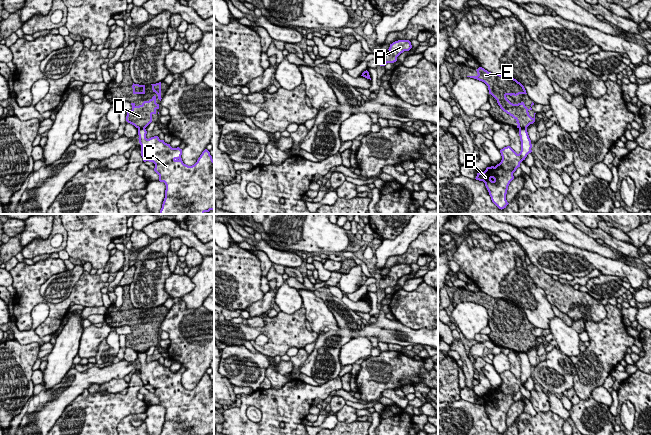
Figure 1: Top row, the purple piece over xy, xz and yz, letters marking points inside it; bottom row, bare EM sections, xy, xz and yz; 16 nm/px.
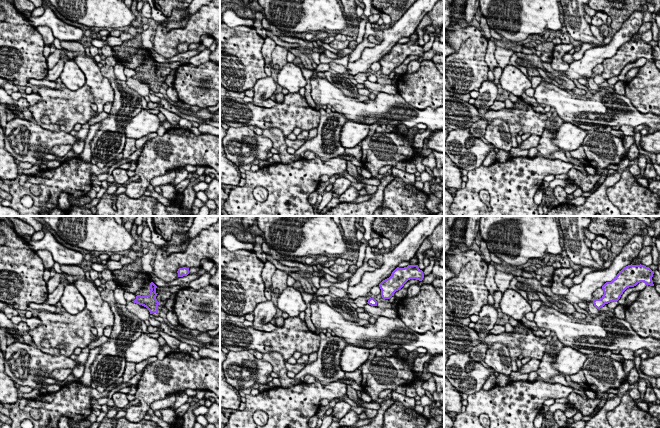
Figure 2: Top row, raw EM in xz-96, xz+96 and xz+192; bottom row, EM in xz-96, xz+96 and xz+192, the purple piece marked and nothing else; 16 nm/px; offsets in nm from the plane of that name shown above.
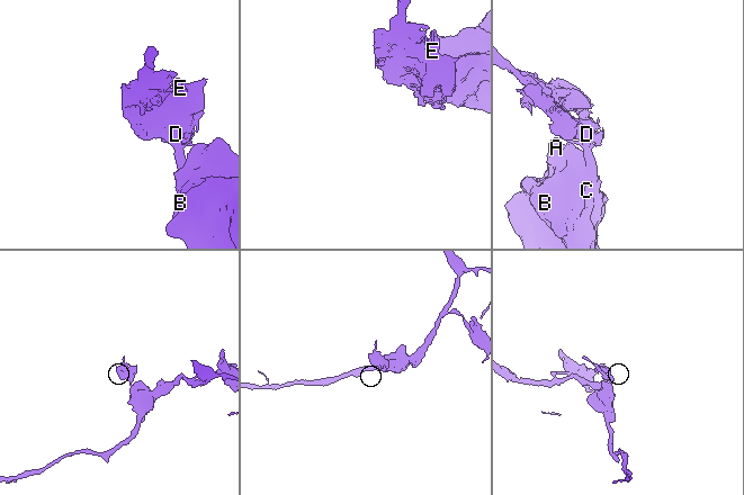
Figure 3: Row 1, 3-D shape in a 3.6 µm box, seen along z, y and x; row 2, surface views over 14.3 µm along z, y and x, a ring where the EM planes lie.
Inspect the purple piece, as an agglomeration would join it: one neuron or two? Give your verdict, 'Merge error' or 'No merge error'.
Merge error

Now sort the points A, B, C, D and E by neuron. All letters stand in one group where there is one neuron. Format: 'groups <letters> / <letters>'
groups A B C / D E

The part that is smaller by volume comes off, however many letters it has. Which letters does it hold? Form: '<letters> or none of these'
D, E

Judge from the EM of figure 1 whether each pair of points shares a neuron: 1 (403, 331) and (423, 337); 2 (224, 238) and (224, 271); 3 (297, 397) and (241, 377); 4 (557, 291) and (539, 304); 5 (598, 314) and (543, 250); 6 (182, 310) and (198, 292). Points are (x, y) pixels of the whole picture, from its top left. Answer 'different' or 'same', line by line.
1: same
2: different
3: different
4: different
5: different
6: different

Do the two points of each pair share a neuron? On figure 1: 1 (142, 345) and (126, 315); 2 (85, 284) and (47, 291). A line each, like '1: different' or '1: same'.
1: same
2: different

